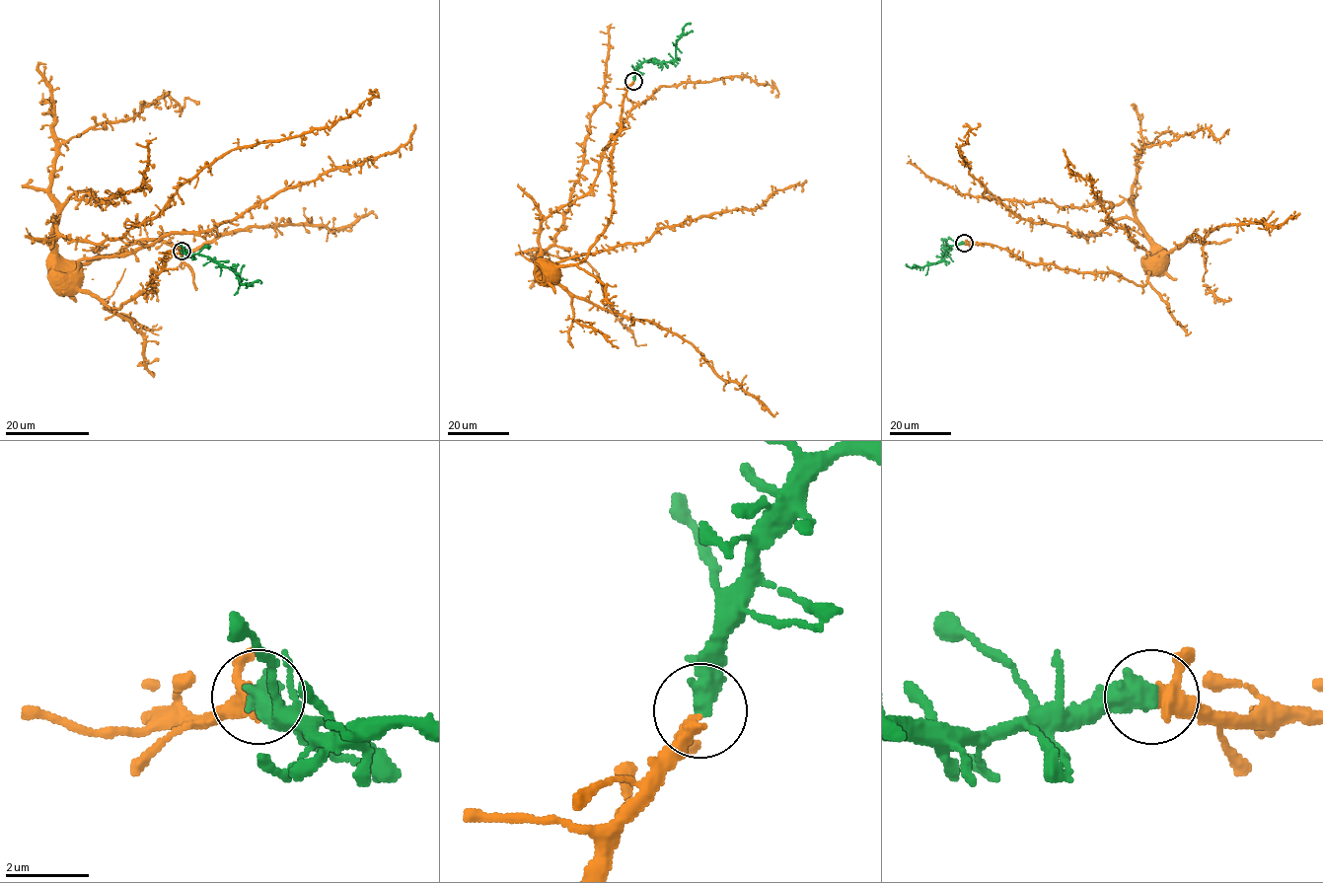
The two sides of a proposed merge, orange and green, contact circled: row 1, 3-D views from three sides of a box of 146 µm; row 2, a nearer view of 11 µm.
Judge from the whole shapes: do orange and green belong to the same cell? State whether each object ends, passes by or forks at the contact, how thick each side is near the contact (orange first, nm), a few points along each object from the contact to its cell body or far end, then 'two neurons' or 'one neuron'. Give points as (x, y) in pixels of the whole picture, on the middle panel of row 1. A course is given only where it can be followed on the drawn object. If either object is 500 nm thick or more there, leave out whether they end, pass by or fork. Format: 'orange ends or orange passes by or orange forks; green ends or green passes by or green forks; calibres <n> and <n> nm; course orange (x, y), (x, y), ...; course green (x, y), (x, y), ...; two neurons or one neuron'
calibres 320 and 600 nm; course orange (633, 81), (610, 223), (582, 260), (541, 267), (540, 223), (661, 87), (749, 77), (776, 95); course green (633, 80), (637, 68), (644, 62), (670, 62), (675, 58), (675, 44), (682, 29), (691, 23); one neuron

